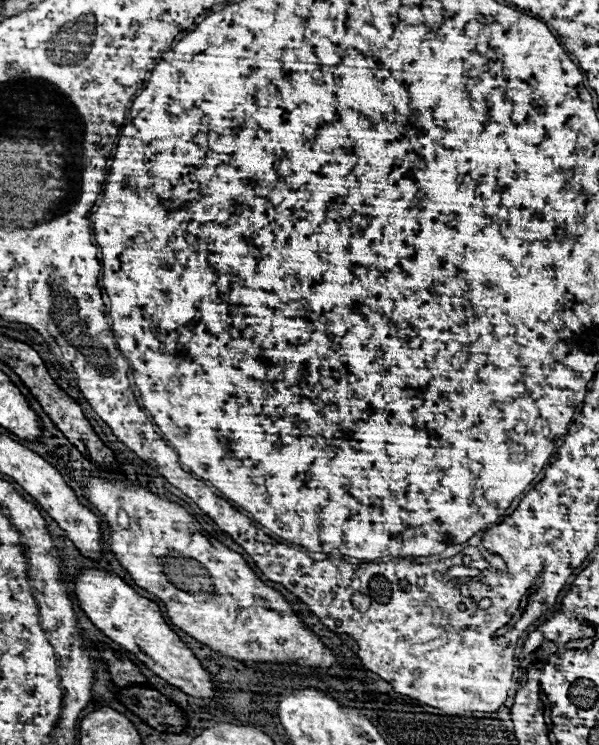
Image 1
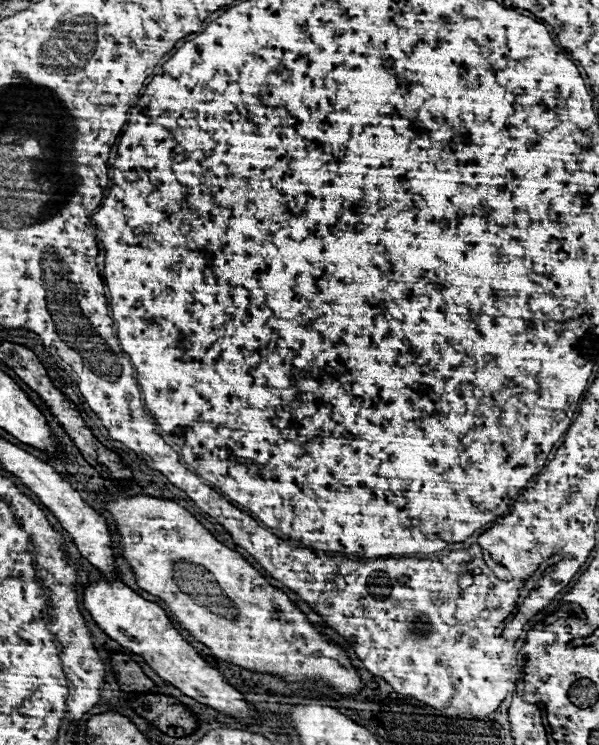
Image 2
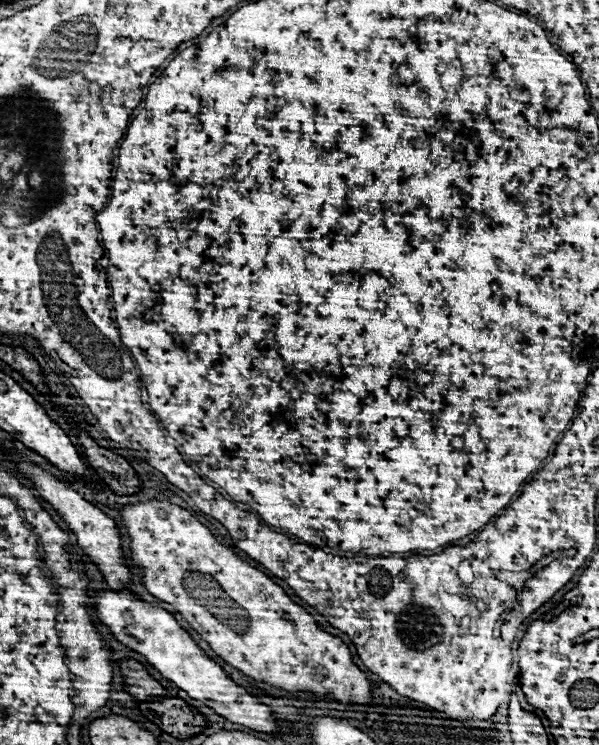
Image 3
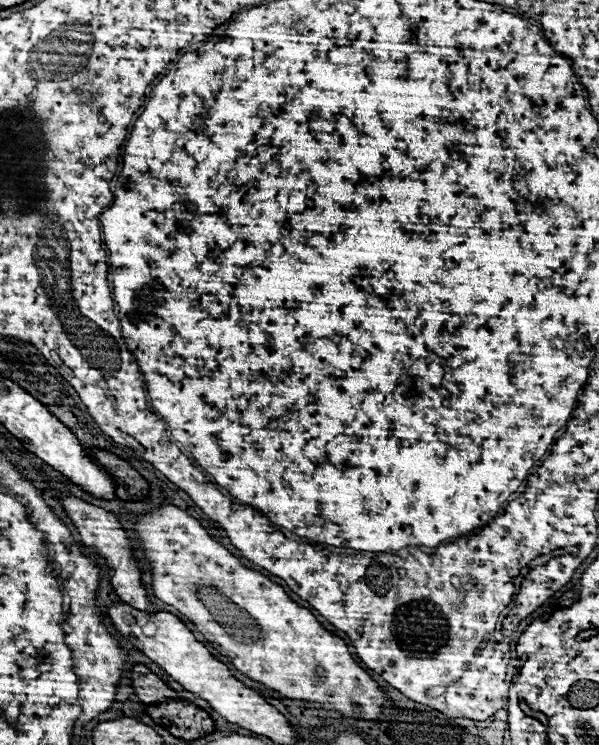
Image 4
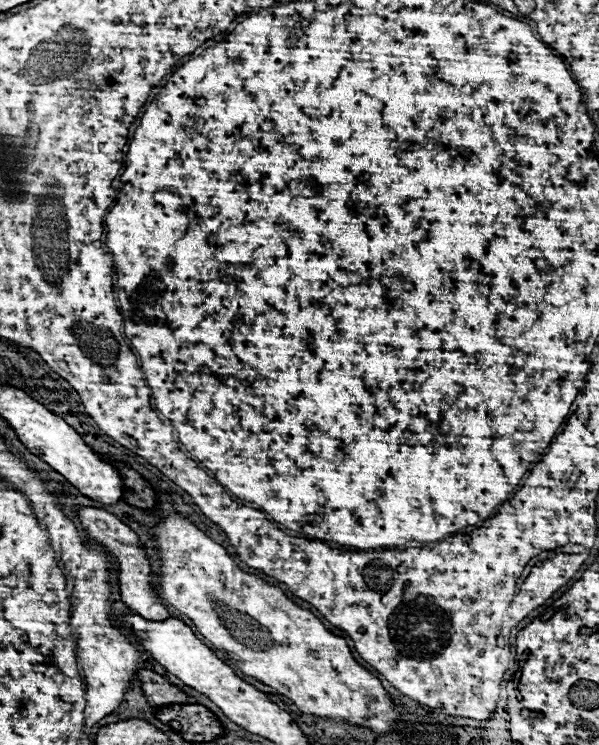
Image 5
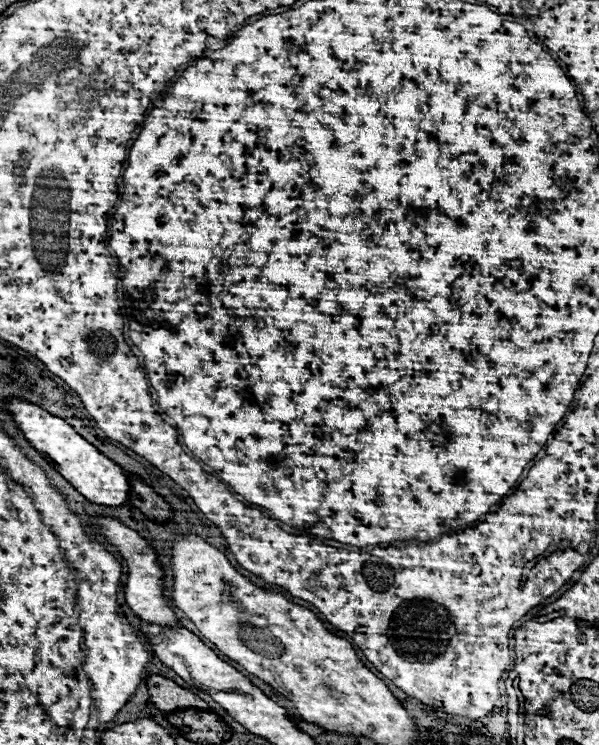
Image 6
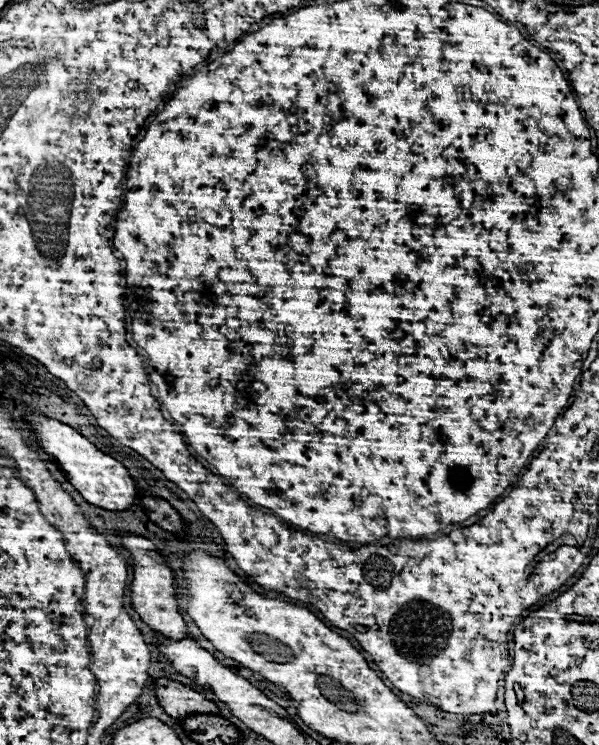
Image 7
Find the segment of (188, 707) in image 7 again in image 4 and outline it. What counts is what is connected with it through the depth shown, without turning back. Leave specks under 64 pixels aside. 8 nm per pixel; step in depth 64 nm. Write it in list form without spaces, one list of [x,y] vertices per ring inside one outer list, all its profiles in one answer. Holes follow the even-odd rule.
[[[134,664],[130,668],[130,680],[136,696],[144,704],[156,704],[164,700],[176,700],[176,692],[170,690],[156,674],[152,674],[144,664]]]

